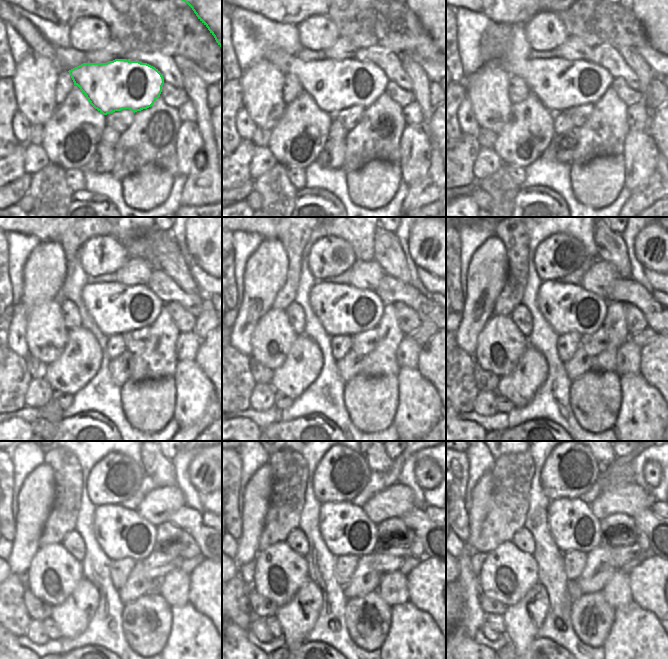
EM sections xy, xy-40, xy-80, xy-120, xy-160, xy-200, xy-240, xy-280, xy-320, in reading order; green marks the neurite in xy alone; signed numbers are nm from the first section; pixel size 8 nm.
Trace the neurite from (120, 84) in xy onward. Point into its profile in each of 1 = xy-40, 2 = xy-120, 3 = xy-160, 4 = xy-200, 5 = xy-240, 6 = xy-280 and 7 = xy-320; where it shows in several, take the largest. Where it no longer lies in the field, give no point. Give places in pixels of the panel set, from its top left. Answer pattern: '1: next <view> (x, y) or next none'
1: next xy-40 (334, 85)
2: next xy-120 (116, 309)
3: next xy-160 (341, 309)
4: next xy-200 (567, 308)
5: next xy-240 (121, 532)
6: next xy-280 (346, 530)
7: next xy-320 (573, 527)

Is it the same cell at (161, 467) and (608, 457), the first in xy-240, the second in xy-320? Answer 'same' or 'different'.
same

